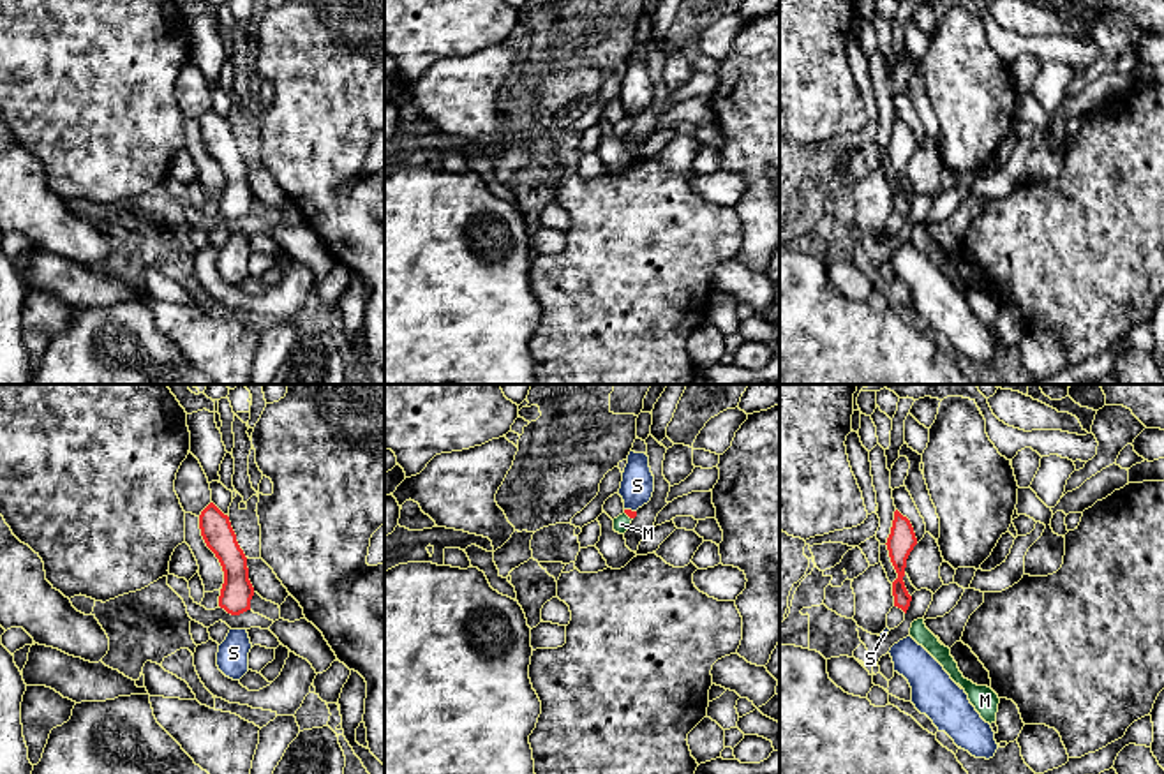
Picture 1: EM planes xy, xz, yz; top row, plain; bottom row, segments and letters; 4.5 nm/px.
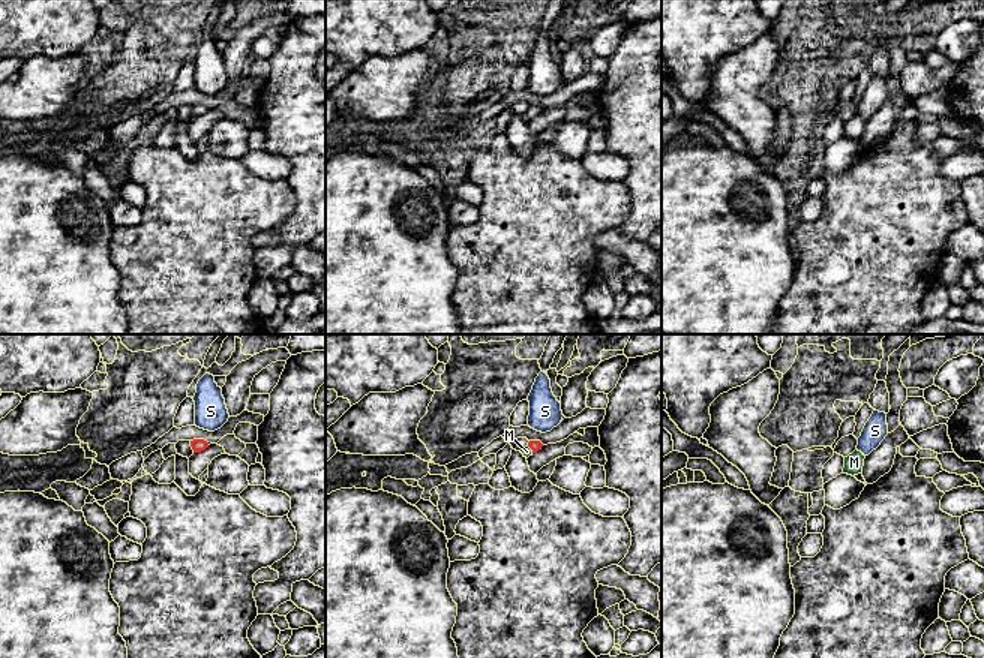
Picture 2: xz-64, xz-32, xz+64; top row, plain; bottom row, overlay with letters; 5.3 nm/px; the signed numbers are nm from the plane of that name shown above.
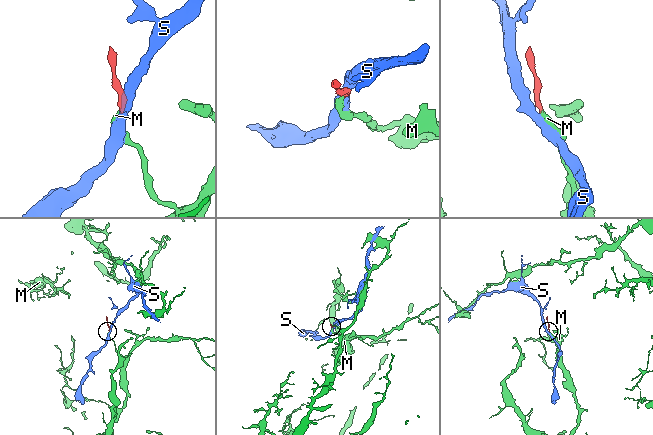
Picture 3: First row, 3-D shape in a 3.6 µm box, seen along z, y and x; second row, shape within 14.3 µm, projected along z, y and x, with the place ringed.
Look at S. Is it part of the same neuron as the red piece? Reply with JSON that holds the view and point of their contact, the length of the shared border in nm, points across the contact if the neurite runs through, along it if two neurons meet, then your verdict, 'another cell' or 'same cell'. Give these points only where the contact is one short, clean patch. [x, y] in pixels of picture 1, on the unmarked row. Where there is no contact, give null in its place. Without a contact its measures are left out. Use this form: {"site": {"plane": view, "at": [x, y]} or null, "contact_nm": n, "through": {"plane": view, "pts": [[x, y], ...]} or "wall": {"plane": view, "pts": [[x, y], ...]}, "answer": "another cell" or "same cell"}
{"site": {"plane": "xz", "at": [630, 115]}, "contact_nm": 60, "wall": {"plane": "xz", "pts": [[625, 113], [635, 117]]}, "answer": "another cell"}

